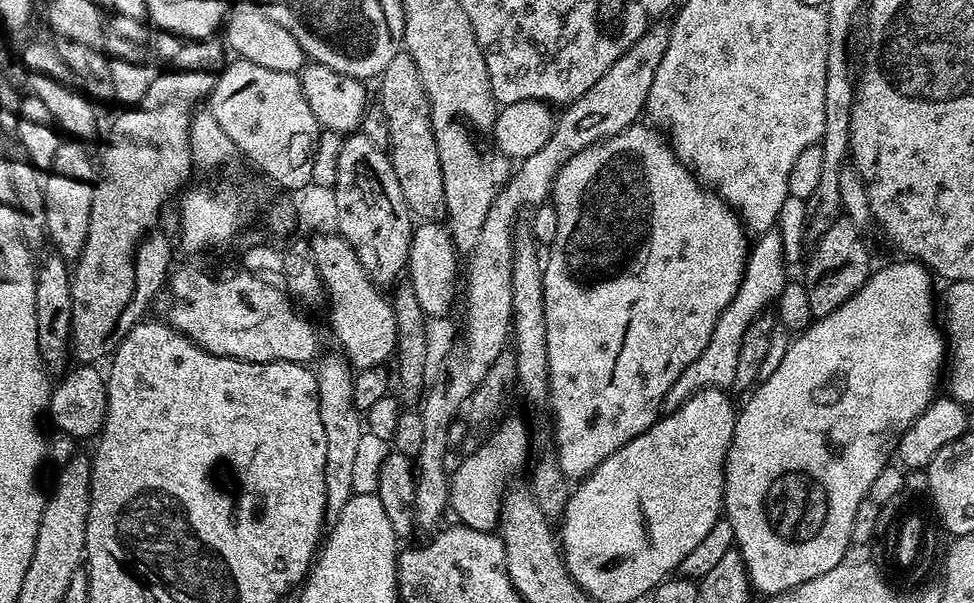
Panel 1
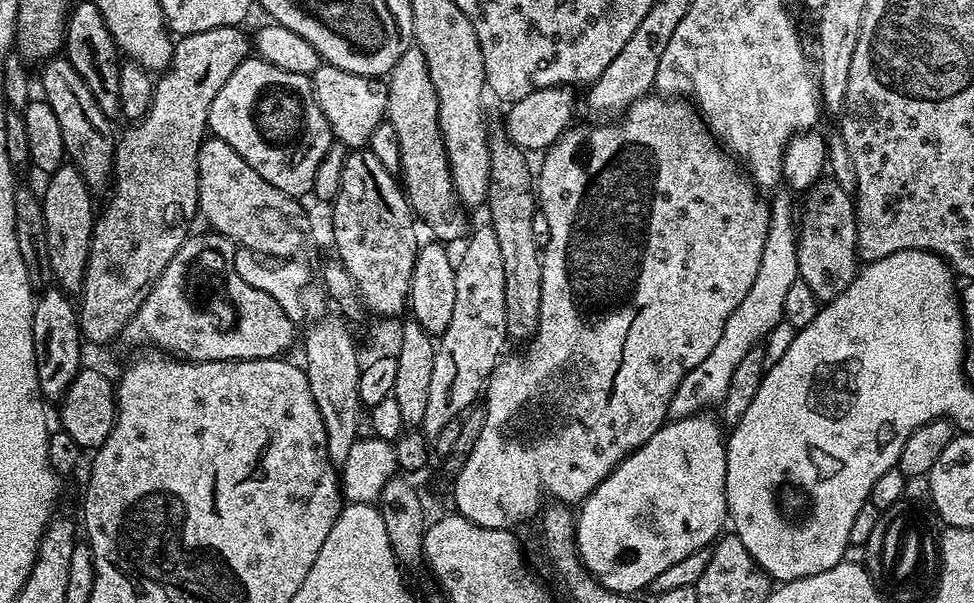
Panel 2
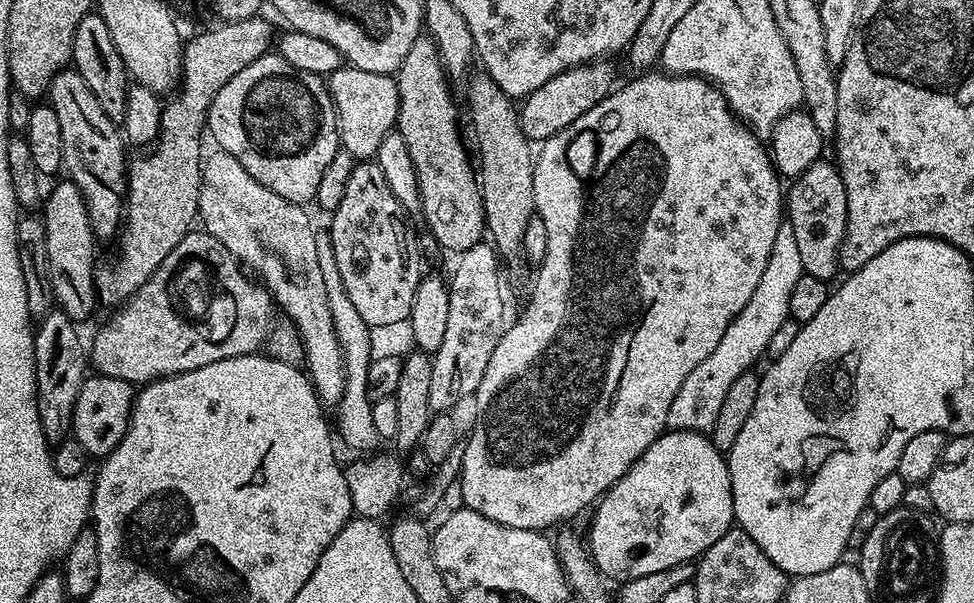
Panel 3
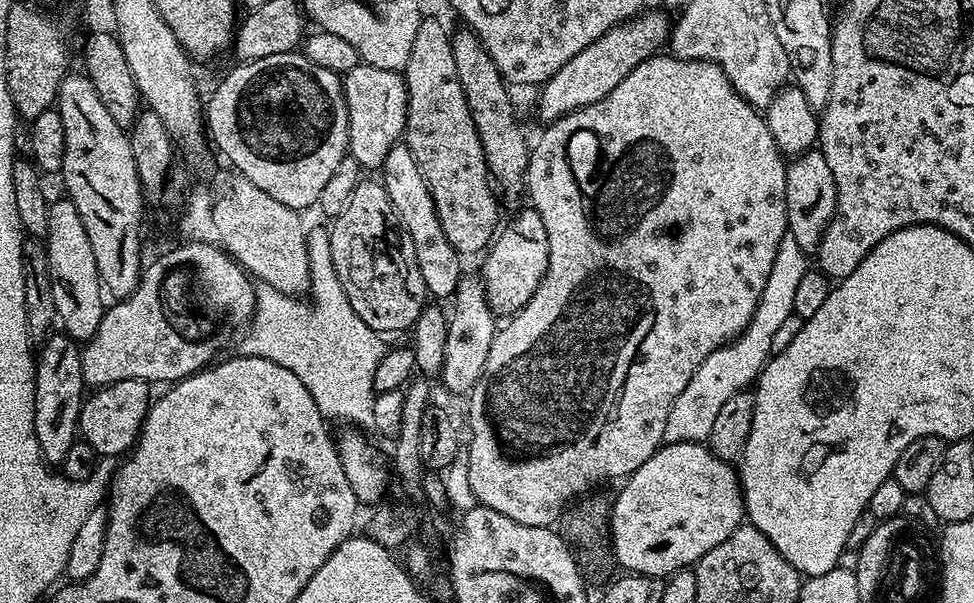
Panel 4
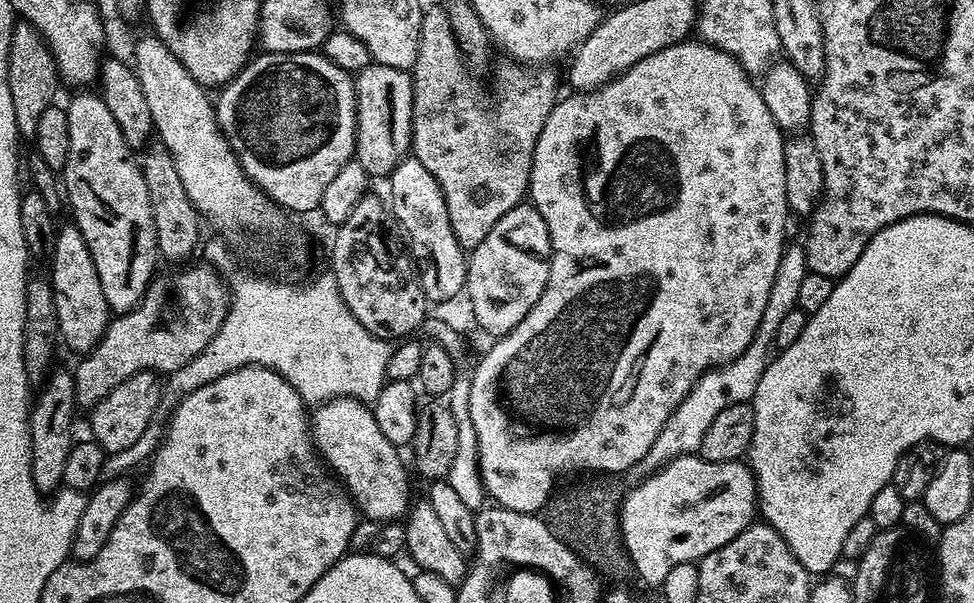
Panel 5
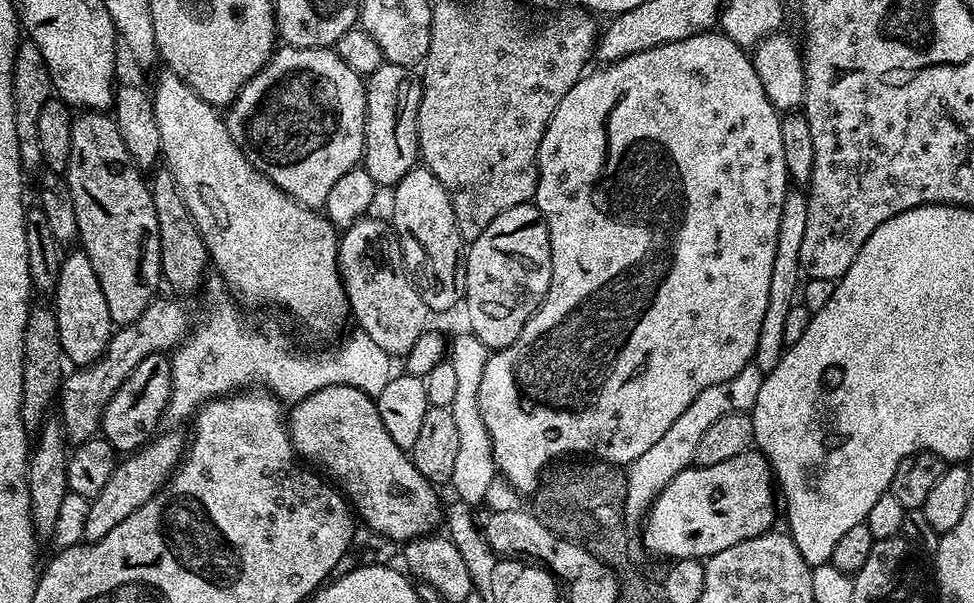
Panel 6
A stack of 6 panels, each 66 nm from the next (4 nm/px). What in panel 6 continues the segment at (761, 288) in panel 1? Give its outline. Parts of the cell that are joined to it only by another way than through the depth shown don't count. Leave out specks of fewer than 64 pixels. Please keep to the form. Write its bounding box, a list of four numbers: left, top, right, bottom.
[624,363,765,526]

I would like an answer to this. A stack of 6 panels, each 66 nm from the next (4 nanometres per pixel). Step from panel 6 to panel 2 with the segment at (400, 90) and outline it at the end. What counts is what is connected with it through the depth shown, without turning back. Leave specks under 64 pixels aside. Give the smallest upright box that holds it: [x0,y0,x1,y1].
[311,63,388,150]

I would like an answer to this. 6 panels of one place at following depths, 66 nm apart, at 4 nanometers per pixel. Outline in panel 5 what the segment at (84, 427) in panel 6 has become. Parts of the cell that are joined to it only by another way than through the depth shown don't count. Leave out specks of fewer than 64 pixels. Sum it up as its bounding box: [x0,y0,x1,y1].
[74,262,229,409]

